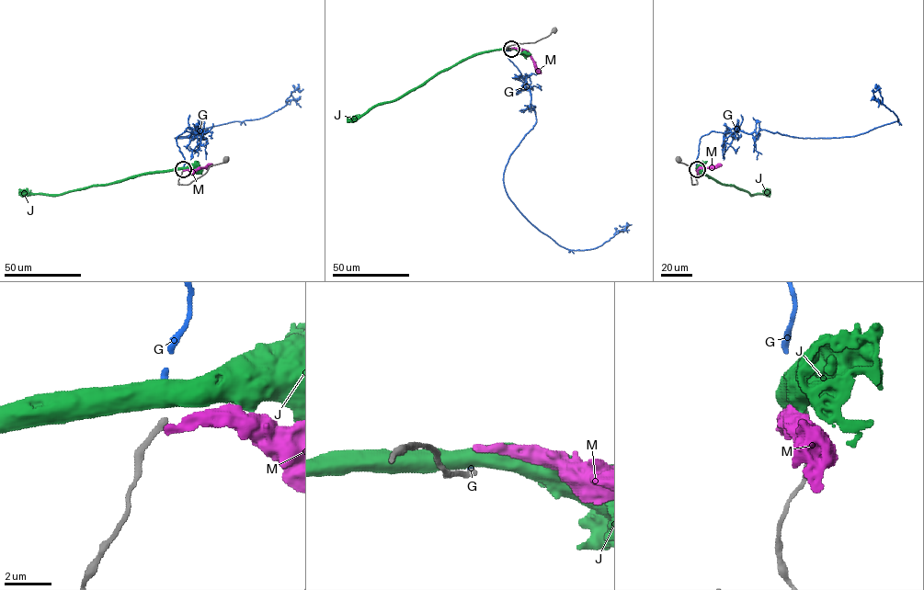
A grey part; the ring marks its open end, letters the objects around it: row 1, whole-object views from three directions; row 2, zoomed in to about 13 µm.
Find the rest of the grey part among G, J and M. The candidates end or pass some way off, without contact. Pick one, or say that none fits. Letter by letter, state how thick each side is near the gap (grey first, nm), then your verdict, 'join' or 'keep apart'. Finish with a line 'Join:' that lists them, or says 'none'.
G: 260 nm thick on the grey side, 190 nm on the other; join
J: 260 nm thick on the grey side, 800 nm on the other; keep apart
M: 260 nm thick on the grey side, 320 nm on the other; keep apart
Join: G

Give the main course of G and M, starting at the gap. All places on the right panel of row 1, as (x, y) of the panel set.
G: (697, 168), (700, 139), (712, 130), (765, 130), (796, 137), (839, 138), (898, 121), (872, 88)
M: (696, 170), (722, 164)

